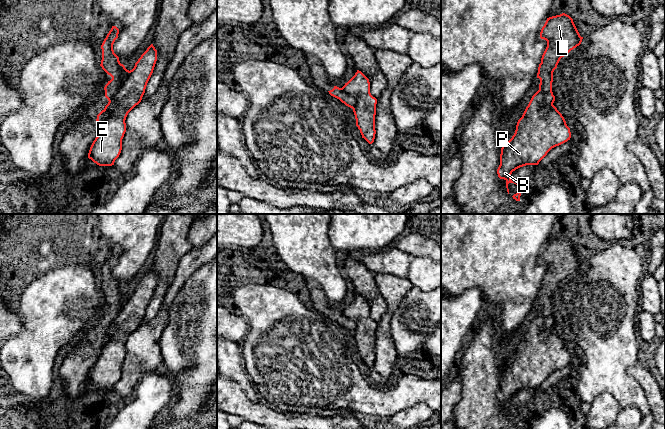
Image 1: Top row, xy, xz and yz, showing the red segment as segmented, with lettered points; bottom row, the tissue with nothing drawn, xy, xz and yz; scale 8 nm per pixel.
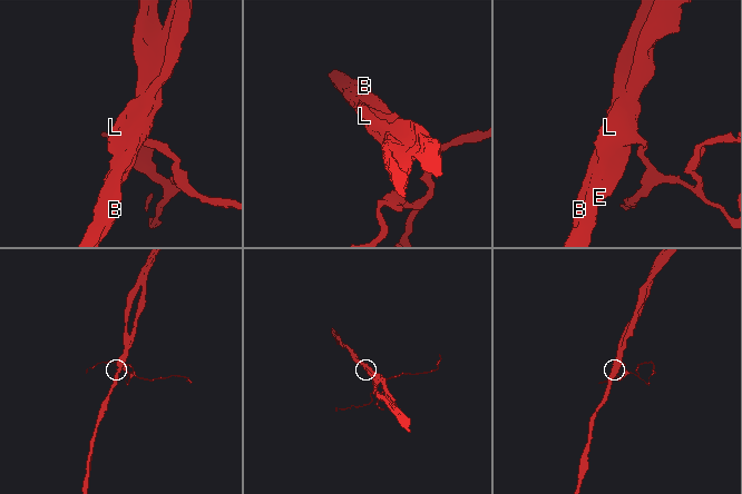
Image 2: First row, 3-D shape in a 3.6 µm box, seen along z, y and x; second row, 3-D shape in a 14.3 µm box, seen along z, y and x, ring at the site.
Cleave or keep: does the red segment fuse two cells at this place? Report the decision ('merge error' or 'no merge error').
merge error

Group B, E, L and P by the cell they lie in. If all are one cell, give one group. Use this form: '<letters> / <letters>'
B E P / L

